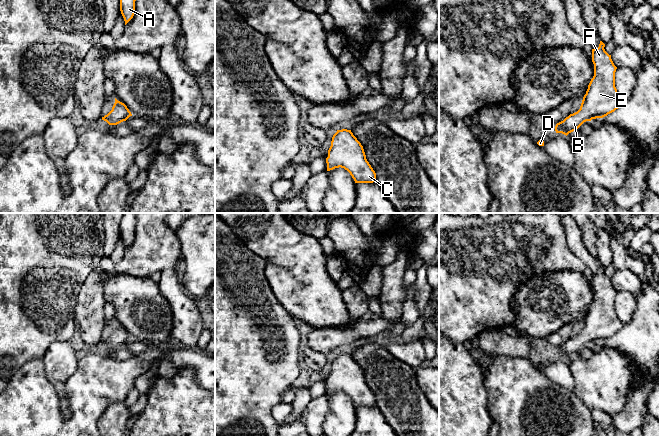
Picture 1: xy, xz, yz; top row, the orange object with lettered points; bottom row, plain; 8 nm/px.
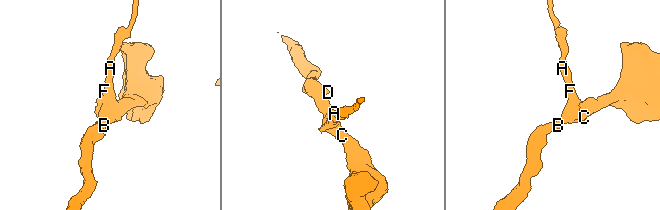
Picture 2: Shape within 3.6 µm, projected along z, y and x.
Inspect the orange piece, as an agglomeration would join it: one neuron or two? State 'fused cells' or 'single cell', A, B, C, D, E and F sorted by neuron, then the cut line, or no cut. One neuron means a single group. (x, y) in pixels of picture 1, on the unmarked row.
single cell | A B C D E F | no cut

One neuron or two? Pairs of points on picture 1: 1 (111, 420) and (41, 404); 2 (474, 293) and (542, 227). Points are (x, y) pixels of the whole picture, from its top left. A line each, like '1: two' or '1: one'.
1: two
2: one

